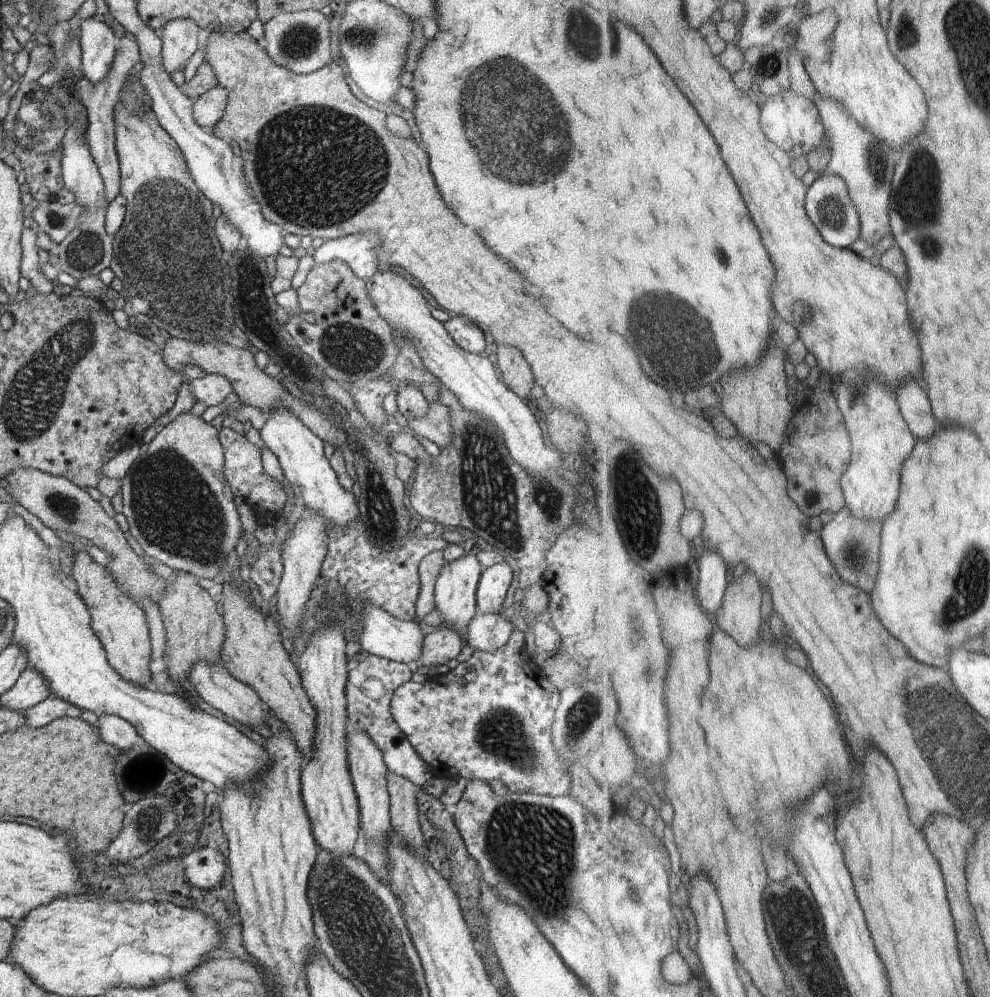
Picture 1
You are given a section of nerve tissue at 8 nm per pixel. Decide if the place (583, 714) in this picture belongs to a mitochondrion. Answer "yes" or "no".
yes

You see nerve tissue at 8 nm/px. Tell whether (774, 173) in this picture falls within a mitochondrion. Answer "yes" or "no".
no

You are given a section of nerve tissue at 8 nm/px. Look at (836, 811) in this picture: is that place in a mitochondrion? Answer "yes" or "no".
no

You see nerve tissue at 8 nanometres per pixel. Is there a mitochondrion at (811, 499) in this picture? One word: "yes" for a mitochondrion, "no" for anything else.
no

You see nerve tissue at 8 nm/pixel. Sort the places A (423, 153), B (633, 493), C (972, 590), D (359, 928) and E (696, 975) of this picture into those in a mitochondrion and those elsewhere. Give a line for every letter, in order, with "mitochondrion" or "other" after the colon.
A: other
B: mitochondrion
C: mitochondrion
D: mitochondrion
E: other

